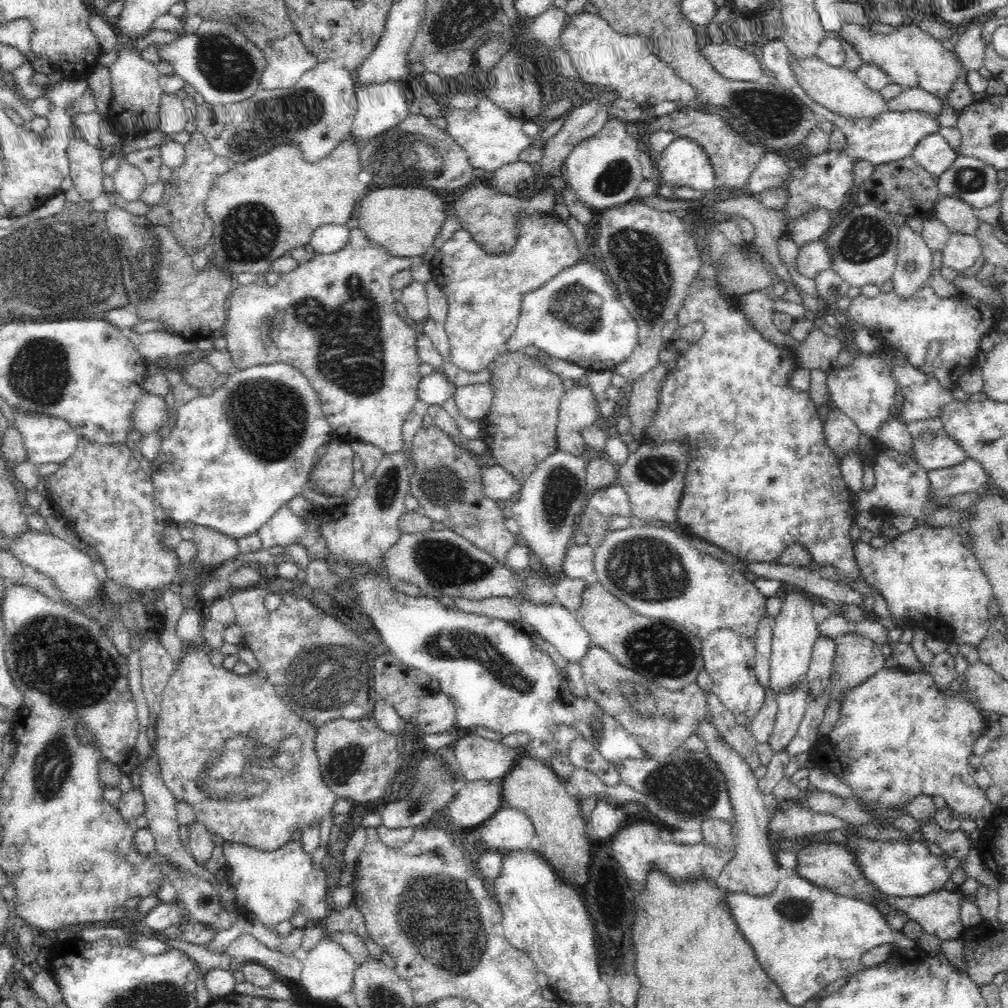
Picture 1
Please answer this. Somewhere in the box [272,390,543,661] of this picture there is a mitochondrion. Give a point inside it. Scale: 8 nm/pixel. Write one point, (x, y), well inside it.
(444, 564)

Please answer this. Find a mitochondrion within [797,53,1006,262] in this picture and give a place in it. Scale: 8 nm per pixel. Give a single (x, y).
(971, 179)

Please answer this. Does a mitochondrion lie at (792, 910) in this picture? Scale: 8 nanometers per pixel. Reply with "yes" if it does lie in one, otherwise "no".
yes

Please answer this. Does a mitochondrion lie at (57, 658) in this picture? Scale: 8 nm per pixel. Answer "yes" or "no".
yes

